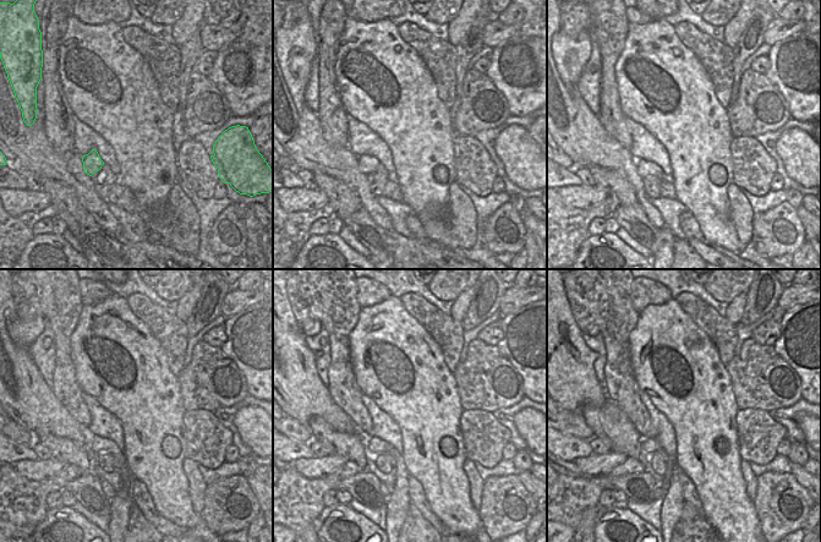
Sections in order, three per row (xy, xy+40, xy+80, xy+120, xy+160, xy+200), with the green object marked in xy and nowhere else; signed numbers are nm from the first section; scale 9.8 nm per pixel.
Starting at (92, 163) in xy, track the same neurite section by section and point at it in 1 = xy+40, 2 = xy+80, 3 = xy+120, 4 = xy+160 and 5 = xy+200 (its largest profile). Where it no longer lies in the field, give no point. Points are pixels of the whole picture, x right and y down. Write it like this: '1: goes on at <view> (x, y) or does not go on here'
1: goes on at xy+40 (367, 164)
2: goes on at xy+80 (644, 168)
3: goes on at xy+120 (99, 444)
4: goes on at xy+160 (376, 444)
5: goes on at xy+200 (647, 444)

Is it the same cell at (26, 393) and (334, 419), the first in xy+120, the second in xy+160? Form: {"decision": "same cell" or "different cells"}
{"decision": "same cell"}

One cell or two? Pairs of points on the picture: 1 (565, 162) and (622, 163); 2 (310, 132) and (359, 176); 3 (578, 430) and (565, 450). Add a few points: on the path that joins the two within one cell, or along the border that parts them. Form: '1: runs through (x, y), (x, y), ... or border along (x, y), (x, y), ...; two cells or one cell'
1: border along (559, 148), (579, 167); two cells
2: runs through (319, 146), (345, 169); one cell
3: border along (559, 431), (589, 441); two cells

